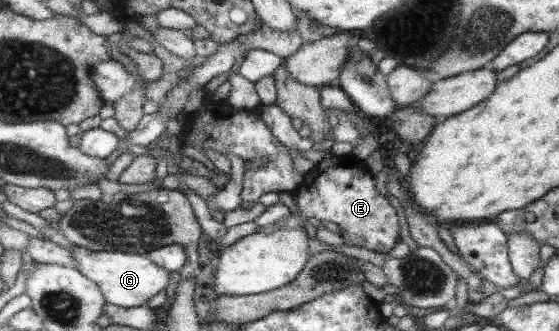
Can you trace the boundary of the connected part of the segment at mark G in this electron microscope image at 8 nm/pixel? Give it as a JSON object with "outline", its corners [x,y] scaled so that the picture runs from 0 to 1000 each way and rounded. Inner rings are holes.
{"outline":[[[134,743],[125,758],[136,798],[136,819],[175,861],[188,915],[199,915],[220,931],[247,927],[293,879],[302,840],[302,819],[270,795],[263,770],[231,770],[216,761],[159,758]]]}

